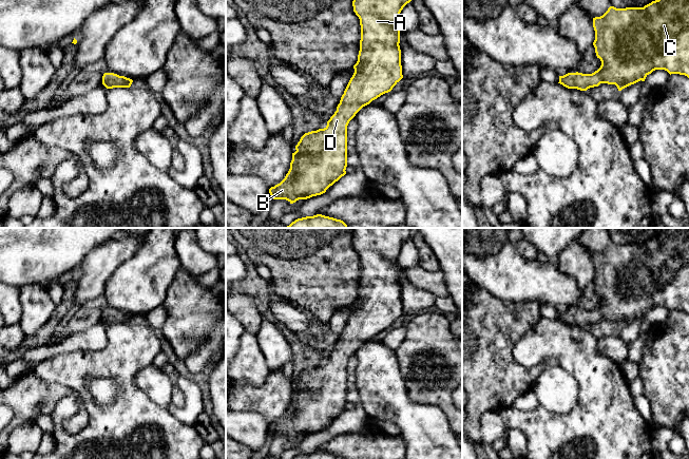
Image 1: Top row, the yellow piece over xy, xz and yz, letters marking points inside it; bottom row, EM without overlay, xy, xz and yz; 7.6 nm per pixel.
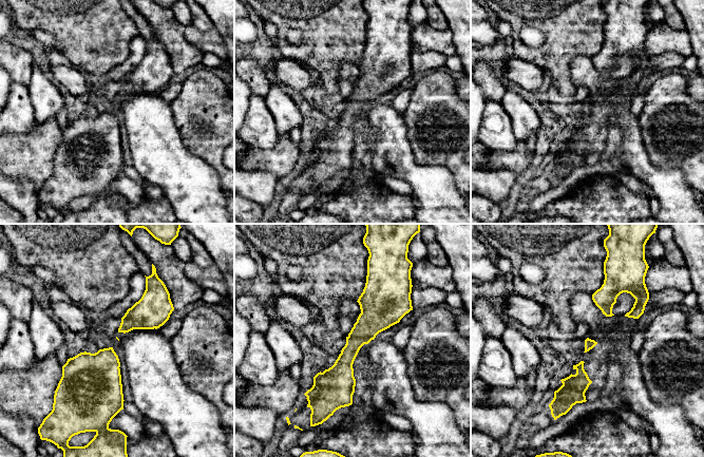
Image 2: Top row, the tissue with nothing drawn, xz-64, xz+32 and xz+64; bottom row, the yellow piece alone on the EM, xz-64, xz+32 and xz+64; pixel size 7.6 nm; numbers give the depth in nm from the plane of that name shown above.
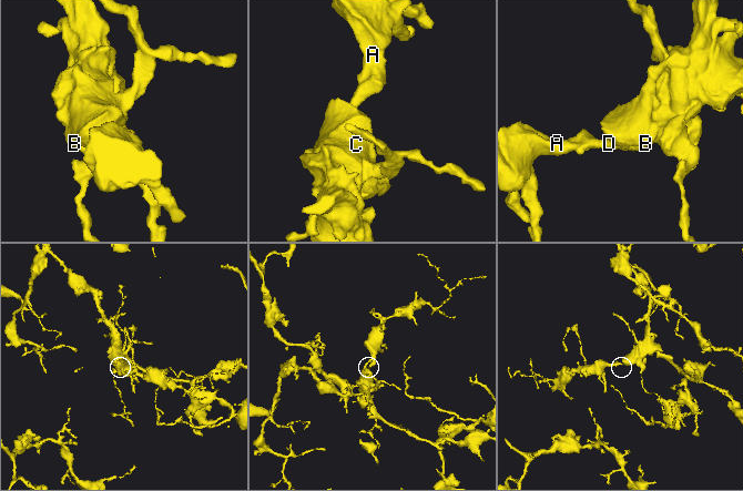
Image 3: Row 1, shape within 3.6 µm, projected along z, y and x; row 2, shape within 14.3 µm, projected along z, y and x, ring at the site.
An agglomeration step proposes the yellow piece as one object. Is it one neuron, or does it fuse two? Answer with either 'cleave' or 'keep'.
keep

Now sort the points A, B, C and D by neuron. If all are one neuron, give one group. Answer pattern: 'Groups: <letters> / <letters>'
Groups: A B C D

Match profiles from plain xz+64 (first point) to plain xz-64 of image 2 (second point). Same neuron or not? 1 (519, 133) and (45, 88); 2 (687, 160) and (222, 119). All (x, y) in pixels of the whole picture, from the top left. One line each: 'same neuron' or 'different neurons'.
1: same neuron
2: same neuron

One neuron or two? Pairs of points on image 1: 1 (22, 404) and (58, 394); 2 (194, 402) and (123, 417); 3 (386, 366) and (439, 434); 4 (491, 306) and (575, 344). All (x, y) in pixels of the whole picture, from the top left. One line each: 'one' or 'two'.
1: one
2: two
3: one
4: two

